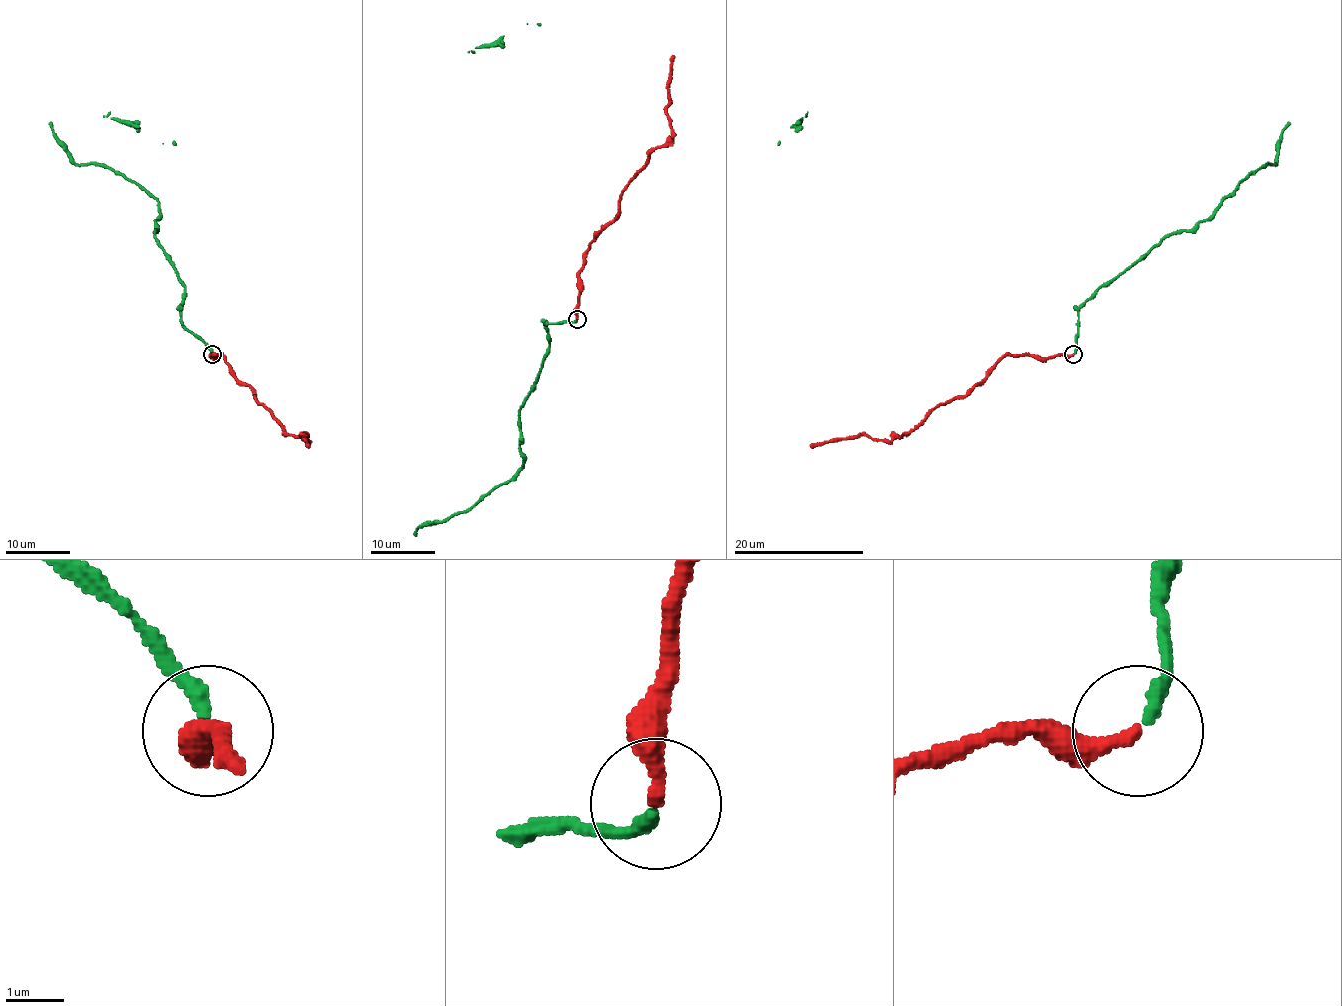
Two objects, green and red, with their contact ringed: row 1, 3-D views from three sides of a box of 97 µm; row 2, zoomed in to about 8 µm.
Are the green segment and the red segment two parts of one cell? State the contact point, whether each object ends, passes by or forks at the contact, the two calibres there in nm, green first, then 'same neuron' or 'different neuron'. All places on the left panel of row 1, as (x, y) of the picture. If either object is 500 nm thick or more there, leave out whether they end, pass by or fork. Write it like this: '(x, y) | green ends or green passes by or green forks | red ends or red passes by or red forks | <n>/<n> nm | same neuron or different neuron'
(212, 354) | green ends | red ends | 240/260 nm | same neuron

